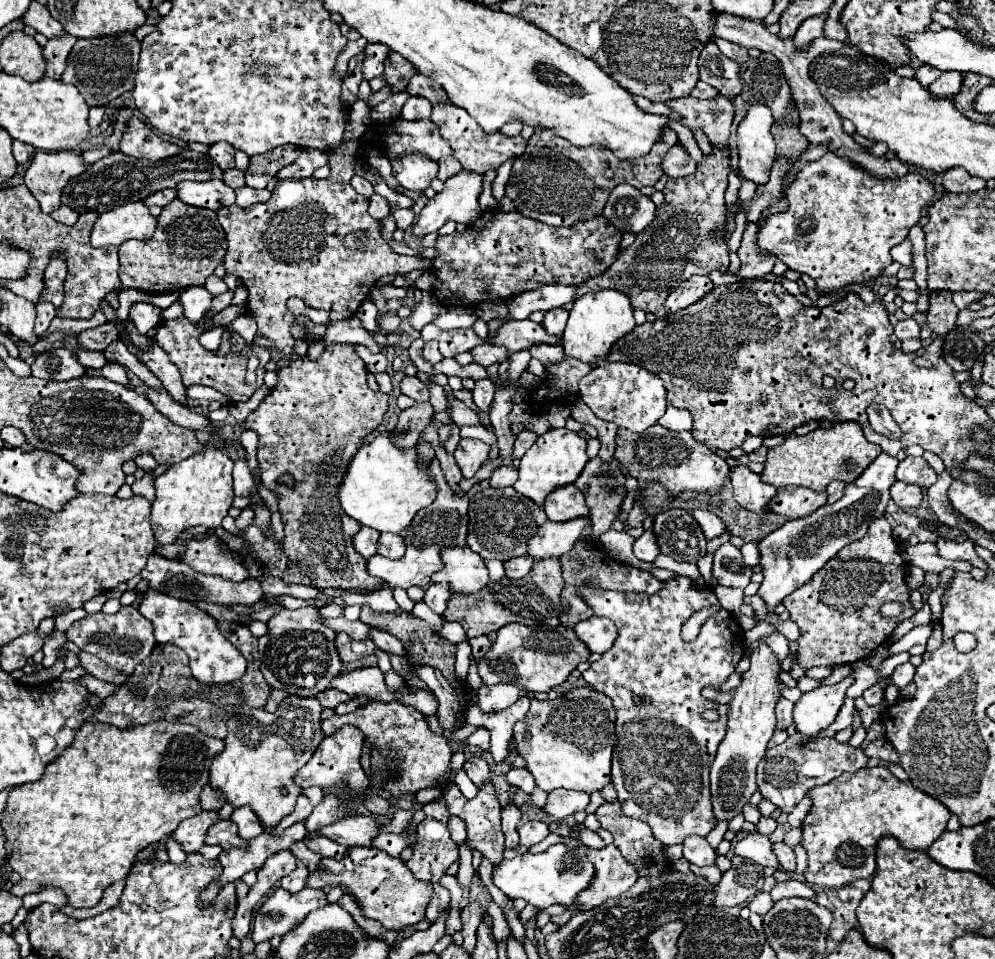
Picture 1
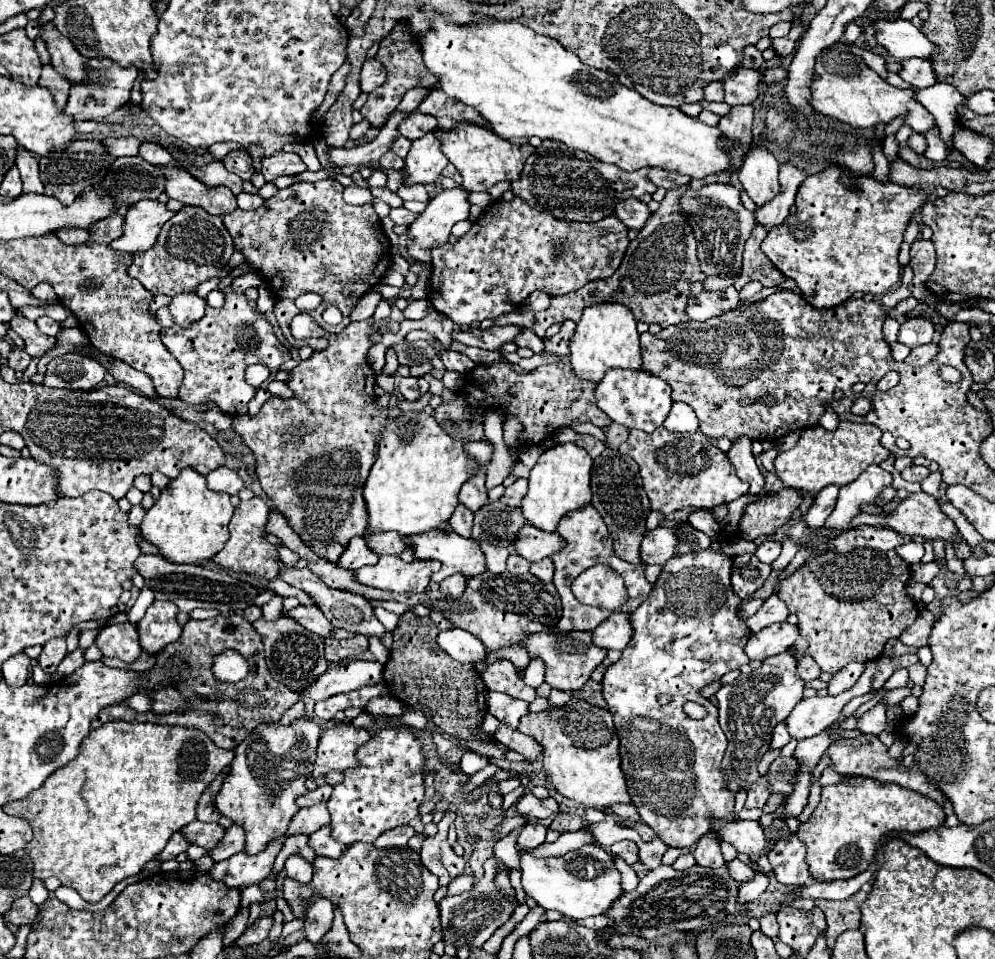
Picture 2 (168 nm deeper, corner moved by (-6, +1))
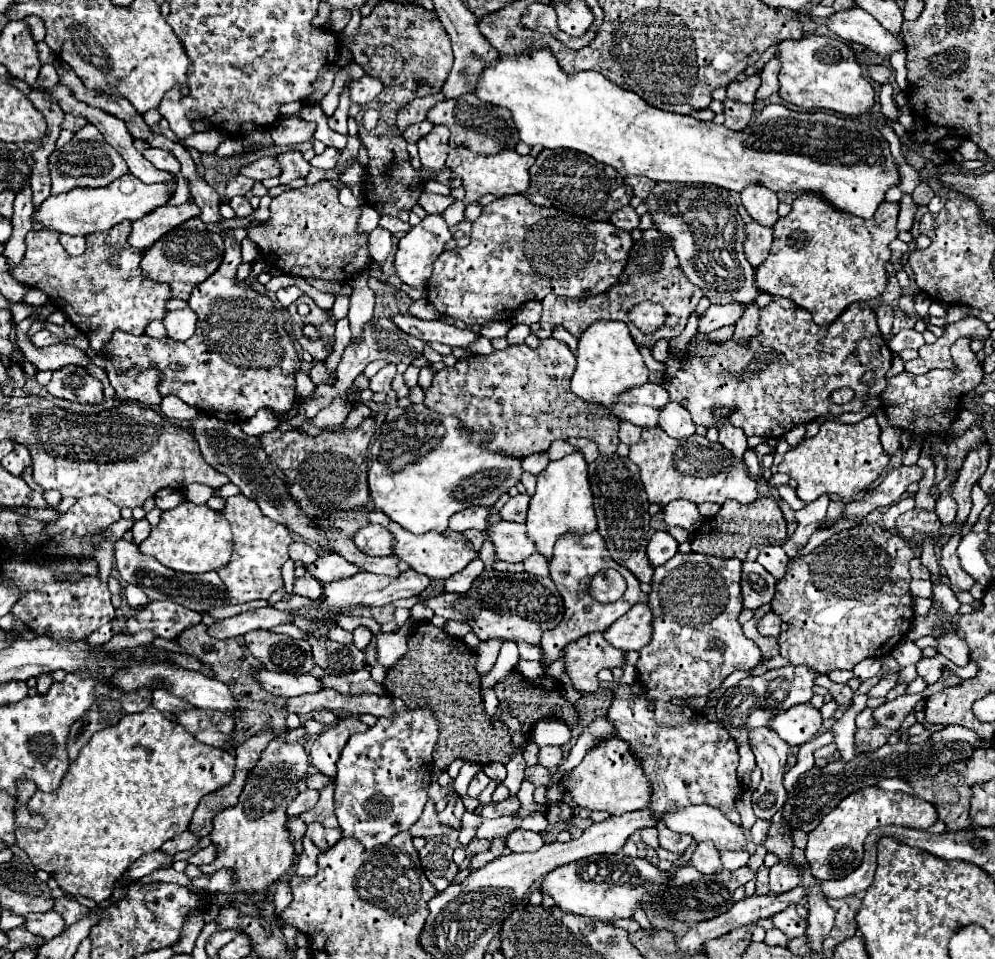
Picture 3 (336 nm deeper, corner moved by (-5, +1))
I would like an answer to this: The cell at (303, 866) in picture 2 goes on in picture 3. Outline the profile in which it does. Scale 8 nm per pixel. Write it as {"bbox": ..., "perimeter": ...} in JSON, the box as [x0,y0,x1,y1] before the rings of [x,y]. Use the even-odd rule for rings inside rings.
{"bbox":[295,837,319,877],"perimeter":[[[303,837],[303,853],[297,857],[295,875],[313,877],[317,873],[317,855],[319,849],[309,841],[309,837]]]}

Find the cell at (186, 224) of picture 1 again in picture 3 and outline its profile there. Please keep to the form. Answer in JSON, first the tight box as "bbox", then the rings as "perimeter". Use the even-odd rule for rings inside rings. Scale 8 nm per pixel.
{"bbox":[141,217,225,301],"perimeter":[[[193,217],[193,219],[187,219],[183,225],[171,229],[169,233],[165,233],[161,239],[157,239],[145,251],[141,269],[143,269],[143,275],[149,277],[151,281],[167,283],[175,299],[189,301],[193,287],[209,279],[217,271],[217,265],[221,265],[223,261],[223,253],[225,253],[225,243],[221,233],[207,231],[207,225],[199,217]]]}

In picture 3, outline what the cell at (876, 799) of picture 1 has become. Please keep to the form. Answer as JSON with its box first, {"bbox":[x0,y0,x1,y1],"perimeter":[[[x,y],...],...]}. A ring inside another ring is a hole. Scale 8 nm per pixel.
{"bbox":[805,787,937,881],"perimeter":[[[865,787],[841,801],[829,815],[821,819],[821,823],[809,831],[809,841],[805,847],[805,855],[809,861],[809,869],[813,877],[819,881],[827,881],[833,877],[847,877],[853,873],[863,861],[863,841],[879,825],[901,825],[911,829],[929,829],[937,821],[937,811],[929,801],[923,801],[915,795],[907,793],[891,793],[877,787]]]}

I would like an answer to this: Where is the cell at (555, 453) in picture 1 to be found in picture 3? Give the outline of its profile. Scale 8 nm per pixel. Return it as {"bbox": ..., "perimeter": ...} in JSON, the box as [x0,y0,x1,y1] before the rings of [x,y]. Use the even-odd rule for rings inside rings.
{"bbox":[525,451,597,559],"perimeter":[[[579,451],[565,455],[563,459],[557,461],[549,461],[549,465],[537,475],[537,489],[529,503],[525,527],[529,537],[537,543],[537,551],[547,559],[551,559],[553,545],[559,535],[567,531],[575,531],[581,535],[597,529],[593,493],[587,479],[587,461]]]}

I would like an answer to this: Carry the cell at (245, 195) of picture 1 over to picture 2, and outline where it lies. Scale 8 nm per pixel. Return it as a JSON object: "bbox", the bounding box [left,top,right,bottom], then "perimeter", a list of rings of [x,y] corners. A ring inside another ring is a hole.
{"bbox":[236,193,264,209],"perimeter":[[[240,193],[236,197],[236,201],[238,201],[240,209],[258,209],[264,203],[264,199],[260,195],[250,195],[250,193]]]}

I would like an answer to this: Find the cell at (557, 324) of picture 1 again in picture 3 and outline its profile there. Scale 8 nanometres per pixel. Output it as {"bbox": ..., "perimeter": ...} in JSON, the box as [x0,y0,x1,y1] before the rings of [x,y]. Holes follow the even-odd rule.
{"bbox":[425,337,619,457],"perimeter":[[[553,337],[543,339],[533,351],[527,345],[507,347],[503,351],[493,351],[491,355],[471,355],[459,359],[453,367],[445,367],[433,379],[433,385],[425,391],[425,405],[441,415],[453,415],[463,423],[469,433],[489,433],[493,439],[487,449],[493,453],[507,453],[509,457],[527,457],[533,453],[543,453],[555,439],[587,437],[593,439],[601,453],[613,453],[619,445],[619,419],[609,413],[603,405],[585,401],[569,389],[569,381],[575,369],[575,355],[571,347]]]}

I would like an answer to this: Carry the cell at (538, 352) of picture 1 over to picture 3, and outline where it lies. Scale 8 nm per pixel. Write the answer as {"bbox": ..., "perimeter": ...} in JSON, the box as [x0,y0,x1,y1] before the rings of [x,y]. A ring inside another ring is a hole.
{"bbox":[507,325,531,345],"perimeter":[[[513,325],[507,333],[507,341],[509,341],[509,345],[521,345],[529,333],[531,333],[529,325]]]}

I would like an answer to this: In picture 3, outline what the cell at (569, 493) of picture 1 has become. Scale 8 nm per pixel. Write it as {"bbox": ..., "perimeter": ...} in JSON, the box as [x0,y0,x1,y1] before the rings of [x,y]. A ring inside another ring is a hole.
{"bbox":[541,531,647,663],"perimeter":[[[573,531],[561,535],[561,539],[555,543],[555,551],[553,551],[553,559],[549,563],[549,569],[551,569],[551,579],[553,583],[557,585],[561,597],[563,597],[563,603],[565,603],[565,615],[563,615],[563,621],[559,623],[559,627],[551,629],[551,631],[545,631],[543,637],[541,637],[541,655],[543,655],[543,663],[553,663],[561,657],[561,649],[569,643],[569,641],[577,641],[579,637],[587,635],[587,633],[593,633],[593,631],[605,631],[613,621],[617,621],[621,615],[625,615],[633,605],[637,603],[647,603],[647,595],[641,591],[641,583],[639,579],[625,567],[621,567],[619,563],[615,563],[605,547],[605,539],[601,537],[599,531],[591,531],[591,533],[585,533],[585,535],[577,535]],[[605,567],[613,567],[617,569],[625,581],[627,581],[627,591],[625,595],[611,603],[611,605],[601,605],[597,601],[593,601],[585,587],[589,581],[583,581],[583,579],[589,579],[593,577],[593,573],[597,573],[599,569],[605,569]]]}

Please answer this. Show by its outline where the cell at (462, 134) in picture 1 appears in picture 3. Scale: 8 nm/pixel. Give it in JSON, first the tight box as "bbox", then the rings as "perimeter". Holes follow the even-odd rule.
{"bbox":[447,145,535,205],"perimeter":[[[465,145],[451,149],[449,157],[447,157],[447,167],[463,179],[463,189],[465,189],[463,203],[465,205],[481,199],[487,193],[493,193],[497,197],[523,193],[529,187],[529,167],[533,163],[535,163],[535,157],[519,155],[515,149],[503,149],[495,155],[479,155]]]}

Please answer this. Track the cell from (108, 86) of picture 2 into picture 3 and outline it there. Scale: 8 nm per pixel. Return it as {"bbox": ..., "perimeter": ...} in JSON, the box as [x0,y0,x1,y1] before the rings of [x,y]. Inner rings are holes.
{"bbox":[61,113,89,131],"perimeter":[[[67,113],[65,115],[65,121],[61,123],[61,127],[63,129],[69,129],[69,131],[79,131],[81,127],[85,127],[89,121],[85,119],[85,117],[75,117],[75,115],[71,115],[71,113]]]}

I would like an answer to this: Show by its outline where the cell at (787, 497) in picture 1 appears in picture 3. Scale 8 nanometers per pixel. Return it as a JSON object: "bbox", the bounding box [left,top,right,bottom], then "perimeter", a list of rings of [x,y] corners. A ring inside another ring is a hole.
{"bbox":[691,497,787,561],"perimeter":[[[759,497],[749,505],[729,499],[721,505],[721,511],[715,517],[709,517],[701,523],[701,529],[695,531],[695,537],[691,541],[691,549],[695,553],[715,557],[737,557],[745,561],[745,555],[751,549],[751,545],[753,547],[761,547],[765,543],[783,545],[785,539],[787,539],[787,521],[783,517],[783,511],[779,509],[779,503],[773,497]]]}

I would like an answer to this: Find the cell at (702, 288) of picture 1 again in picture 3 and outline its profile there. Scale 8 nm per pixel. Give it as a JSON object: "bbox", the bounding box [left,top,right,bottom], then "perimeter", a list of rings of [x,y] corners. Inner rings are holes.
{"bbox":[699,303,741,335],"perimeter":[[[725,303],[725,305],[709,305],[705,315],[699,319],[699,333],[707,335],[723,325],[731,325],[741,317],[739,303]]]}

